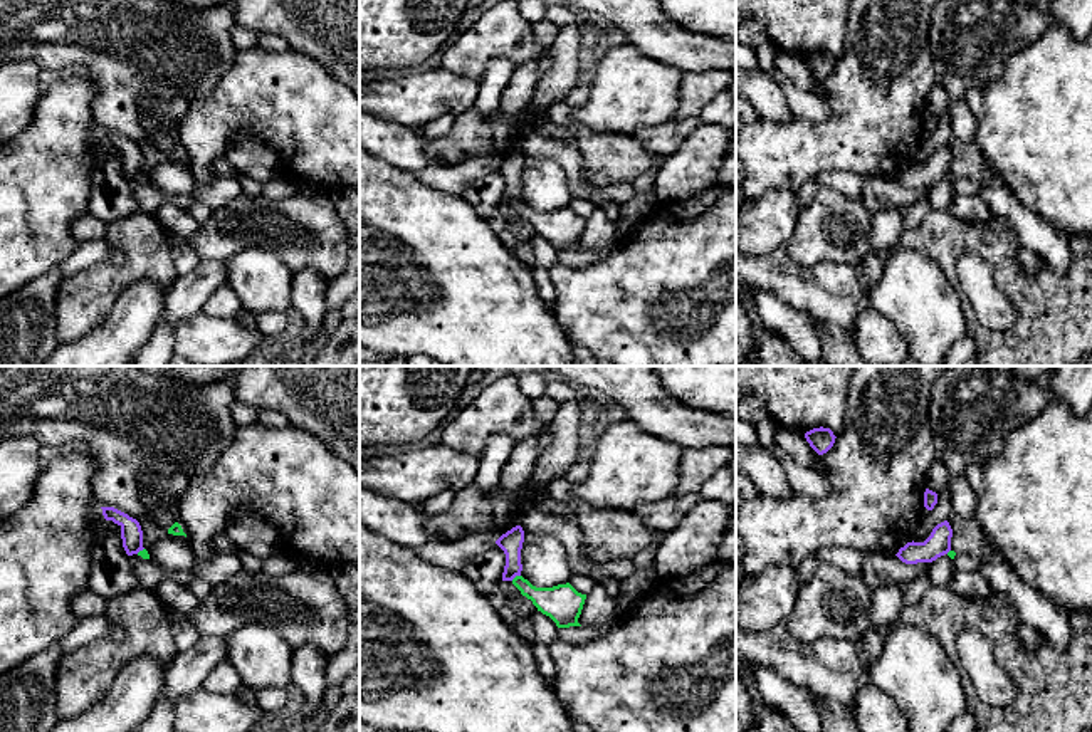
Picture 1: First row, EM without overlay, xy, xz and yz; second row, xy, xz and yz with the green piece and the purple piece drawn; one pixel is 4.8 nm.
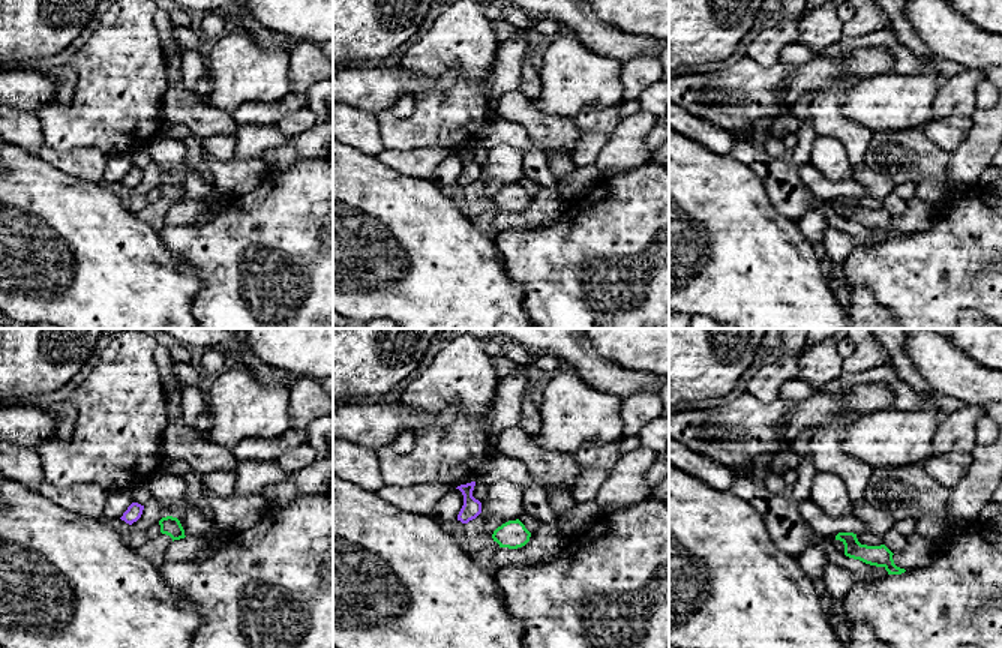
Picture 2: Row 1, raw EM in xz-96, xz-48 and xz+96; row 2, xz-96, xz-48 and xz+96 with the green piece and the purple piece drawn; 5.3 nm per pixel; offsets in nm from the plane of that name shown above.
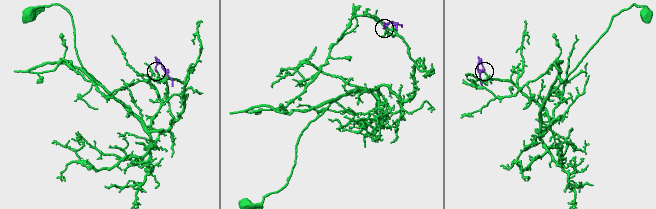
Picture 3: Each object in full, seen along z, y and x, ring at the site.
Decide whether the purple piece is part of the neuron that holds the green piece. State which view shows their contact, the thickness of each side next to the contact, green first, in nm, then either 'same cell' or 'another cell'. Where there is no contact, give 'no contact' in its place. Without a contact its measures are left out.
xz | 170/110 nm | another cell

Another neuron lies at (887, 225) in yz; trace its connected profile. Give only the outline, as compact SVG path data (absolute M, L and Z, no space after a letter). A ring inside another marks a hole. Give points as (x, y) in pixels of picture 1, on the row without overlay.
M890 205L872 217L872 254L894 247L906 232L900 207Z

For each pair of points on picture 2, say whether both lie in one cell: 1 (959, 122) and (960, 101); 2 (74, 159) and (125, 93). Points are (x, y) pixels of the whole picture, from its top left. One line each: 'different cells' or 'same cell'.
1: different cells
2: different cells

